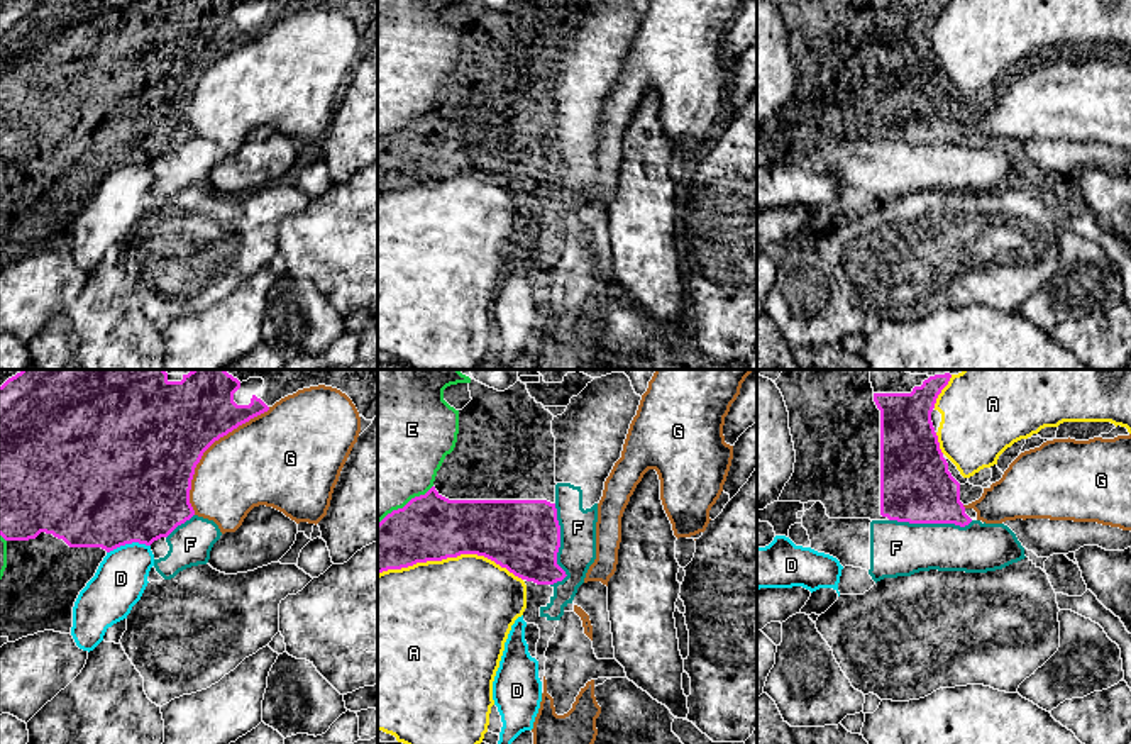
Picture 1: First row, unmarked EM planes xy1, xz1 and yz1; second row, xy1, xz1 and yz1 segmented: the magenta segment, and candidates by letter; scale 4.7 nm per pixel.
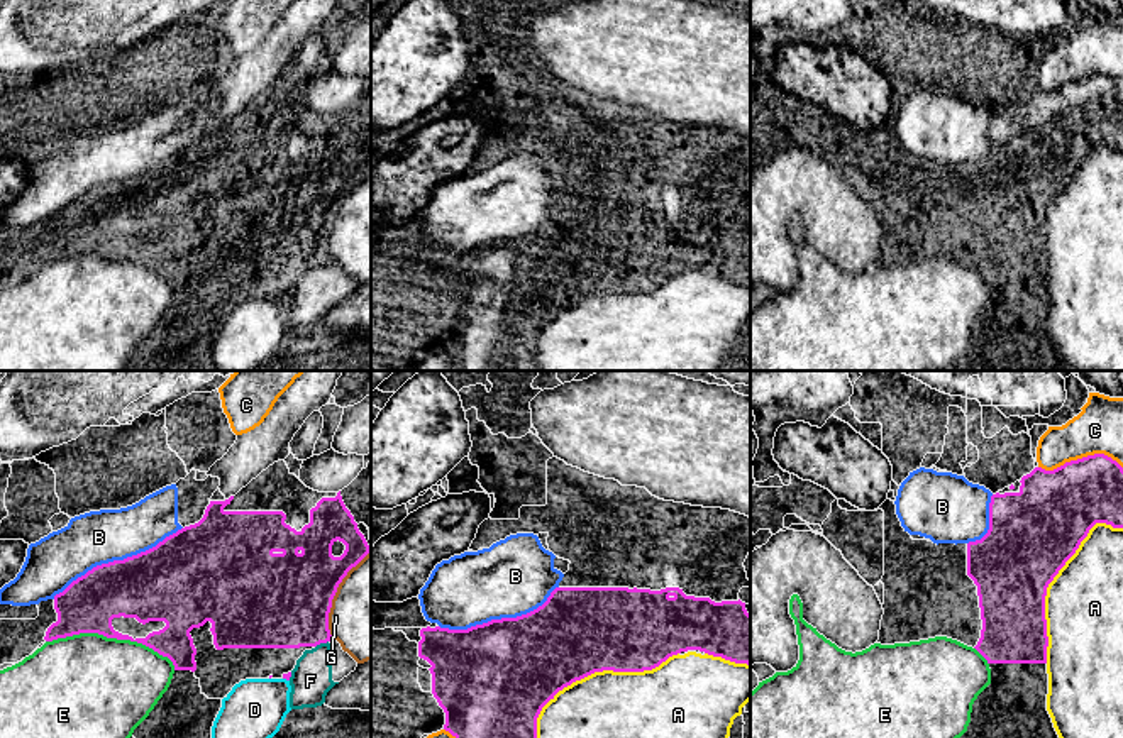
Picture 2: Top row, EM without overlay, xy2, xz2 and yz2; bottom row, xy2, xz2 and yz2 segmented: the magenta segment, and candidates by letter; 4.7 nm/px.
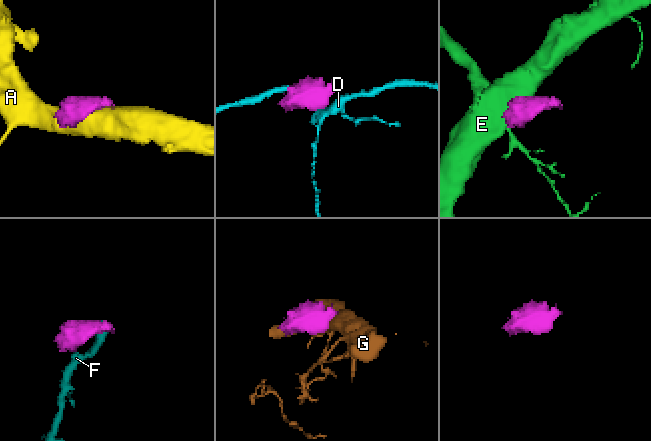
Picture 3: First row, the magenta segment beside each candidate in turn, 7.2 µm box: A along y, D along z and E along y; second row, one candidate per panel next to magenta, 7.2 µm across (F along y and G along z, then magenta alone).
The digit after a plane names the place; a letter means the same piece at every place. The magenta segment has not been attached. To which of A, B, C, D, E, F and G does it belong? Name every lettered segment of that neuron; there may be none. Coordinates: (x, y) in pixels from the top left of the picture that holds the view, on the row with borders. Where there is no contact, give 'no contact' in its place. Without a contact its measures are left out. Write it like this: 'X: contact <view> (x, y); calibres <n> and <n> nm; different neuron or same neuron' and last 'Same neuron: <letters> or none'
A: contact xz2 (595, 671); calibres 420 and 320 nm; different neuron
B: contact xy2 (117, 561); calibres 360 and 260 nm; different neuron
C: contact yz2 (1079, 459); calibres 360 and 240 nm; different neuron
D: contact xy1 (127, 543); calibres 500 and 240 nm; different neuron
E: contact xy2 (112, 637); calibres 280 and 480 nm; different neuron
F: contact xz1 (559, 546); calibres 360 and 180 nm; different neuron
G: contact xy1 (205, 449); calibres 500 and 380 nm; different neuron
Same neuron: none

